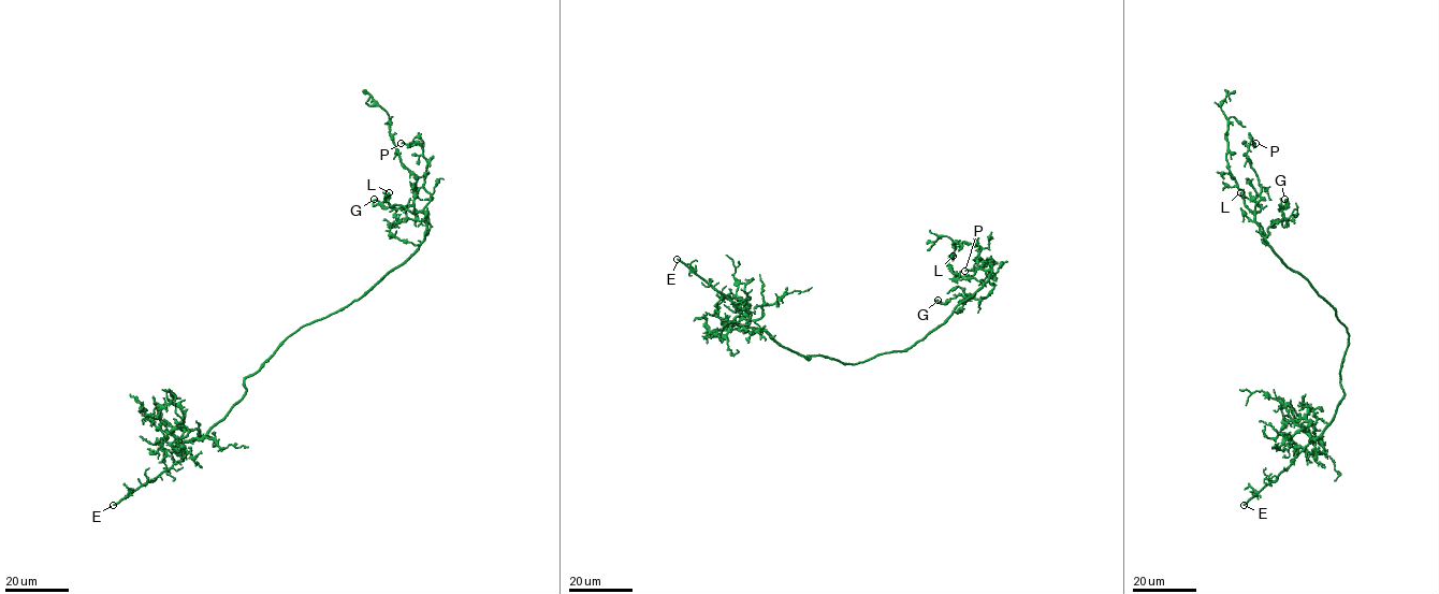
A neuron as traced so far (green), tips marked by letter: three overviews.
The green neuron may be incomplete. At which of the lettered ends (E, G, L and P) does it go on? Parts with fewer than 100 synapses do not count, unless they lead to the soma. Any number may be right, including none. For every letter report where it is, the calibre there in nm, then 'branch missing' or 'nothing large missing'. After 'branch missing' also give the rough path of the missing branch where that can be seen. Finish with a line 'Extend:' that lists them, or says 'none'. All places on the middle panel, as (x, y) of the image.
E: place (677, 259); calibre 280 nm; branch missing; course (677, 259), (673, 250), (640, 245), (615, 234)
G: place (938, 300); calibre 140 nm; nothing large missing
L: place (953, 256); calibre 480 nm; nothing large missing
P: place (964, 271); calibre 130 nm; nothing large missing
Extend: E

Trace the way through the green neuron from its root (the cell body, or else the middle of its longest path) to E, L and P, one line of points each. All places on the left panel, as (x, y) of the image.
E: (329, 316), (293, 332), (244, 379), (244, 395), (203, 437), (183, 443), (183, 459), (113, 505)
L: (329, 316), (371, 290), (423, 240), (427, 218), (422, 212), (390, 205), (384, 199), (389, 192)
P: (329, 316), (371, 290), (423, 240), (427, 160), (420, 138), (401, 143)

